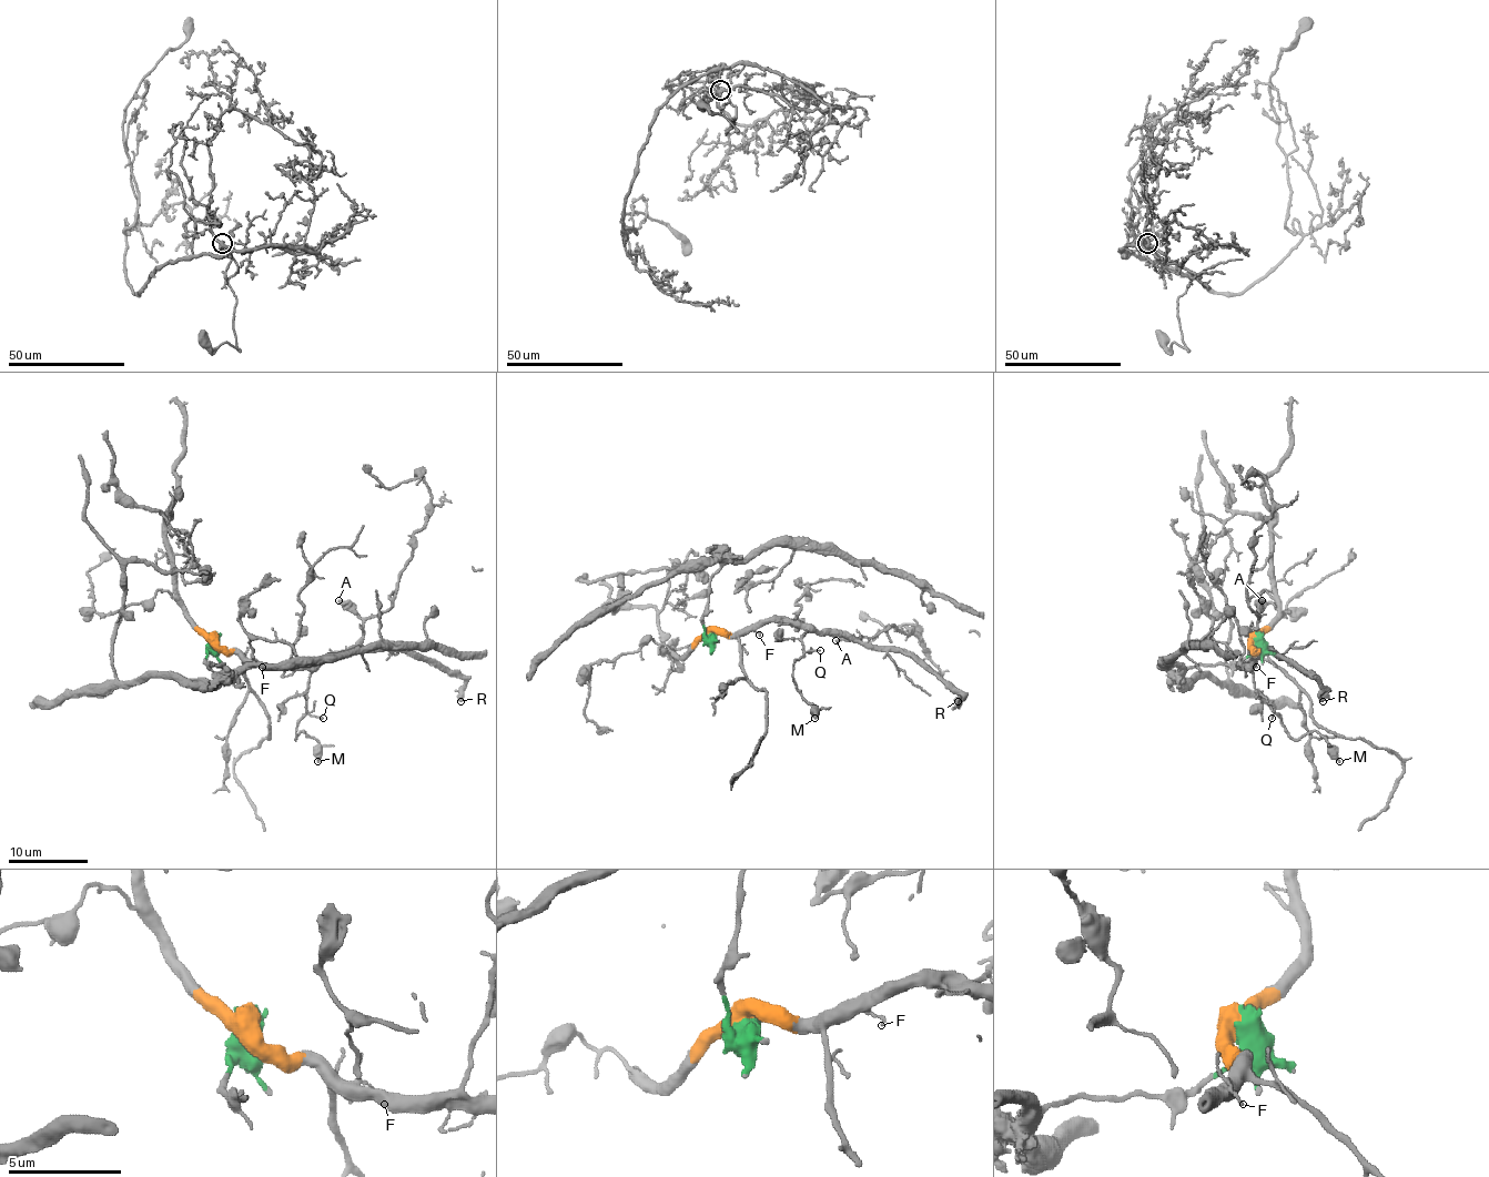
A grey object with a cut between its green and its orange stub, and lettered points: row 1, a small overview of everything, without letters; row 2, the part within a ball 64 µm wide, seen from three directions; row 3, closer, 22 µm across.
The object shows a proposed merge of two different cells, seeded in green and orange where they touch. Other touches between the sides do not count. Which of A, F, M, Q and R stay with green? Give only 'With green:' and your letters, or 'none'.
With green: none

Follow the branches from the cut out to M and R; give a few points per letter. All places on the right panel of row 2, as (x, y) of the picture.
M: (1257, 639), (1253, 646), (1255, 653), (1243, 668), (1253, 673), (1253, 687), (1290, 737), (1317, 731), (1339, 761)
R: (1257, 639), (1253, 646), (1255, 653), (1243, 668), (1260, 649), (1270, 649), (1307, 671), (1320, 687), (1323, 701)

